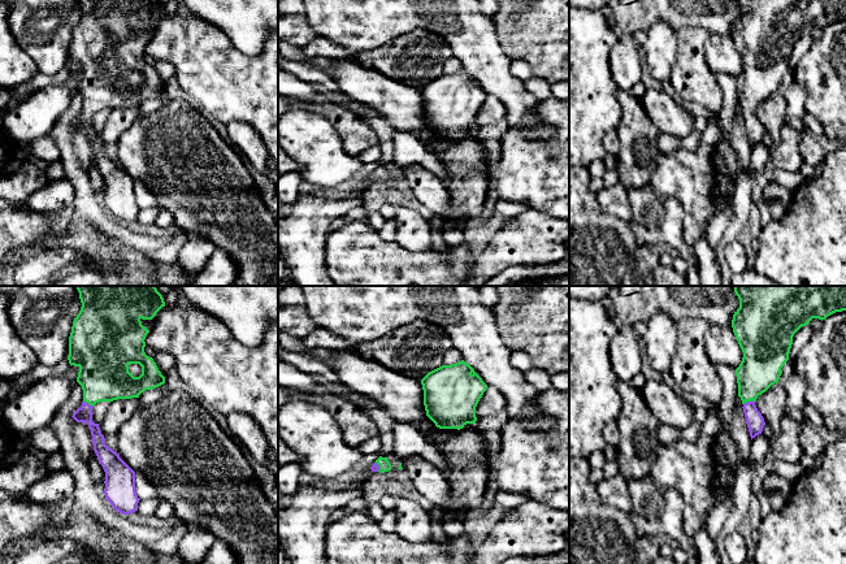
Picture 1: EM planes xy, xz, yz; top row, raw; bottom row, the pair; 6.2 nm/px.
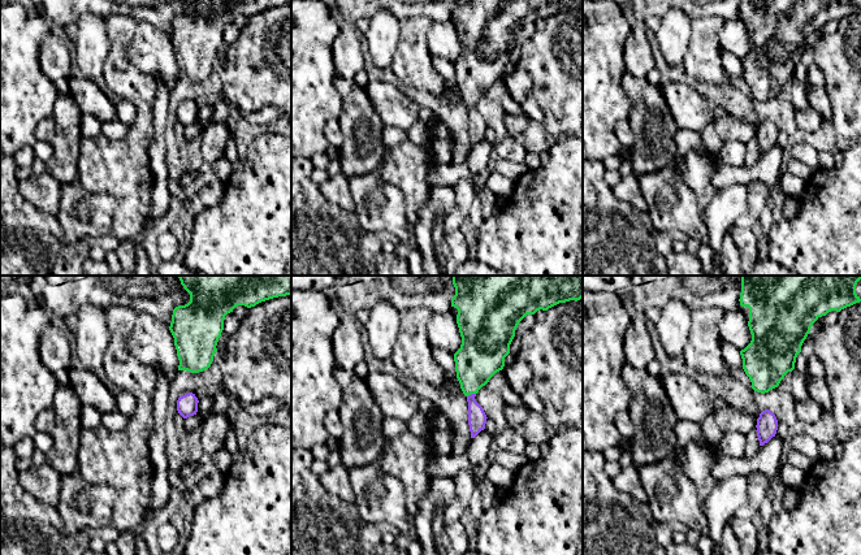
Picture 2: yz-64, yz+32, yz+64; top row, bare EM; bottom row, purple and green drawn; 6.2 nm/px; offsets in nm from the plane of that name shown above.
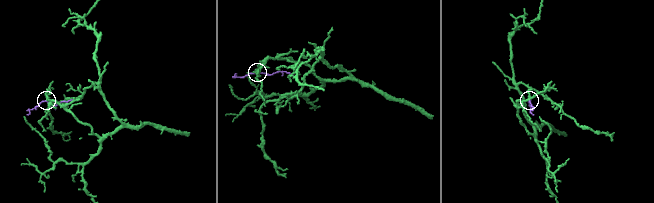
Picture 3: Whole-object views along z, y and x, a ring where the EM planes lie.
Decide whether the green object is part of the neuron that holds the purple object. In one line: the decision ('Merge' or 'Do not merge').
Merge

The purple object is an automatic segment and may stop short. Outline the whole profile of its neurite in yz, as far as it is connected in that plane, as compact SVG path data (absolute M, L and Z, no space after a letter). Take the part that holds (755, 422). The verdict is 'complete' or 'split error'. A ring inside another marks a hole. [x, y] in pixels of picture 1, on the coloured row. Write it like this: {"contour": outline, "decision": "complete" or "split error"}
{"contour": "M734 286L734 292L739 299L739 308L733 314L732 327L743 352L736 376L752 439L762 434L765 425L755 402L778 382L781 368L789 360L794 334L812 318L823 321L836 312L846 311L846 286Z", "decision": "split error"}

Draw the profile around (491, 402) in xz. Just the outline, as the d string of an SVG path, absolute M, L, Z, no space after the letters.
M489 387L483 392L476 407L476 417L481 418L485 416L495 415L506 409L506 398L495 387Z

